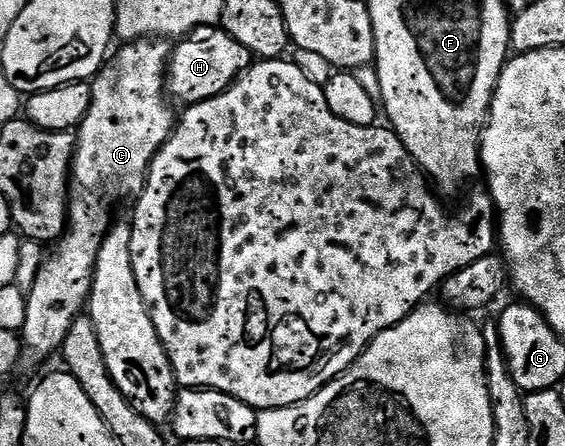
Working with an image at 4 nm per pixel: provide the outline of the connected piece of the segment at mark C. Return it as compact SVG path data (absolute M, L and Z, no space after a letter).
M141 38L137 42L120 45L113 57L95 75L91 82L91 104L85 120L77 127L75 156L71 160L71 176L67 184L67 229L58 239L59 255L51 258L35 274L35 283L27 297L22 341L39 358L62 351L63 341L69 336L73 324L84 313L91 297L91 278L95 275L97 256L107 231L113 225L111 213L122 198L138 199L147 183L151 161L170 139L177 125L177 110L167 89L167 68L171 61L172 43L157 38Z

